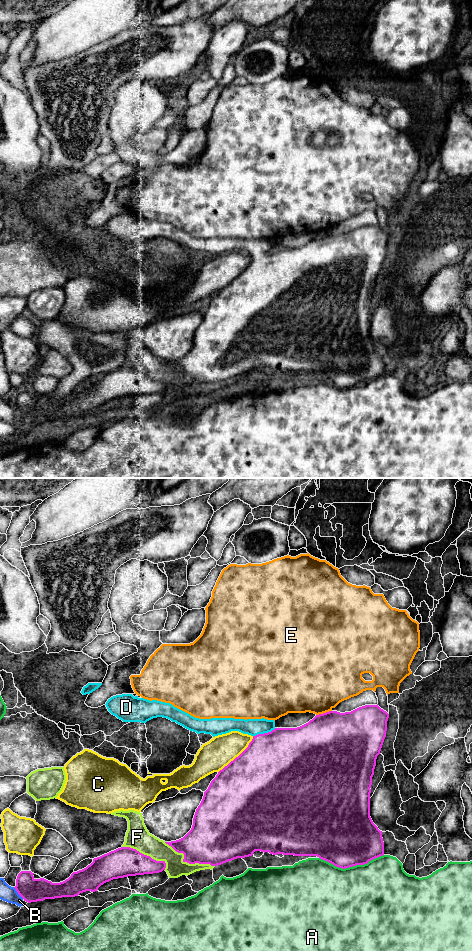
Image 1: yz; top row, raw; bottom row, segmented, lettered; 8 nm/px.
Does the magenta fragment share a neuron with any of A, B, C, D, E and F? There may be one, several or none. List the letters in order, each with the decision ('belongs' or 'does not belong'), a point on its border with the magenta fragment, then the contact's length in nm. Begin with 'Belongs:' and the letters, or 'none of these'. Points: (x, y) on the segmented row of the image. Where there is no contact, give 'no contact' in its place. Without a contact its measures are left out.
Belongs: D
A: does not belong; contact yz (351, 866); length 500 nm
B: does not belong; contact yz (18, 893); length 130 nm
C: does not belong; contact yz (238, 756); length 400 nm
D: belongs; contact yz (264, 733); length 200 nm
E: does not belong; contact yz (323, 713); length 130 nm
F: does not belong; contact yz (186, 861); length 460 nm

